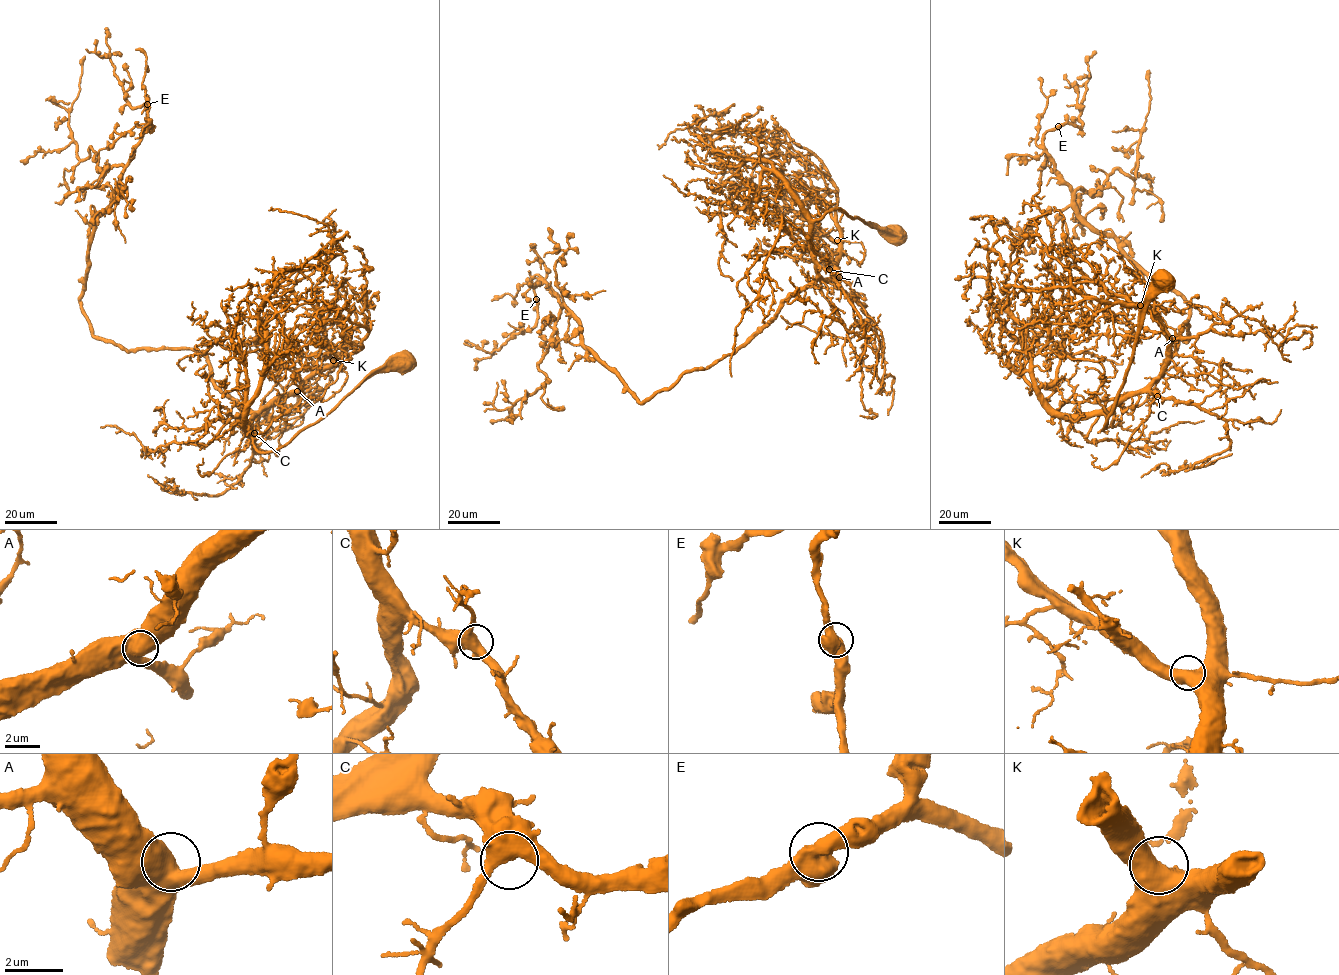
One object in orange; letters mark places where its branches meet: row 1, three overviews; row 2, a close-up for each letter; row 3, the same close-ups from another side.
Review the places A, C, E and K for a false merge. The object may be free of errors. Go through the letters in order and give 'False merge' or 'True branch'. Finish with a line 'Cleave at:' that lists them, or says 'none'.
A: True branch
C: True branch
E: True branch
K: True branch
Cleave at: none

